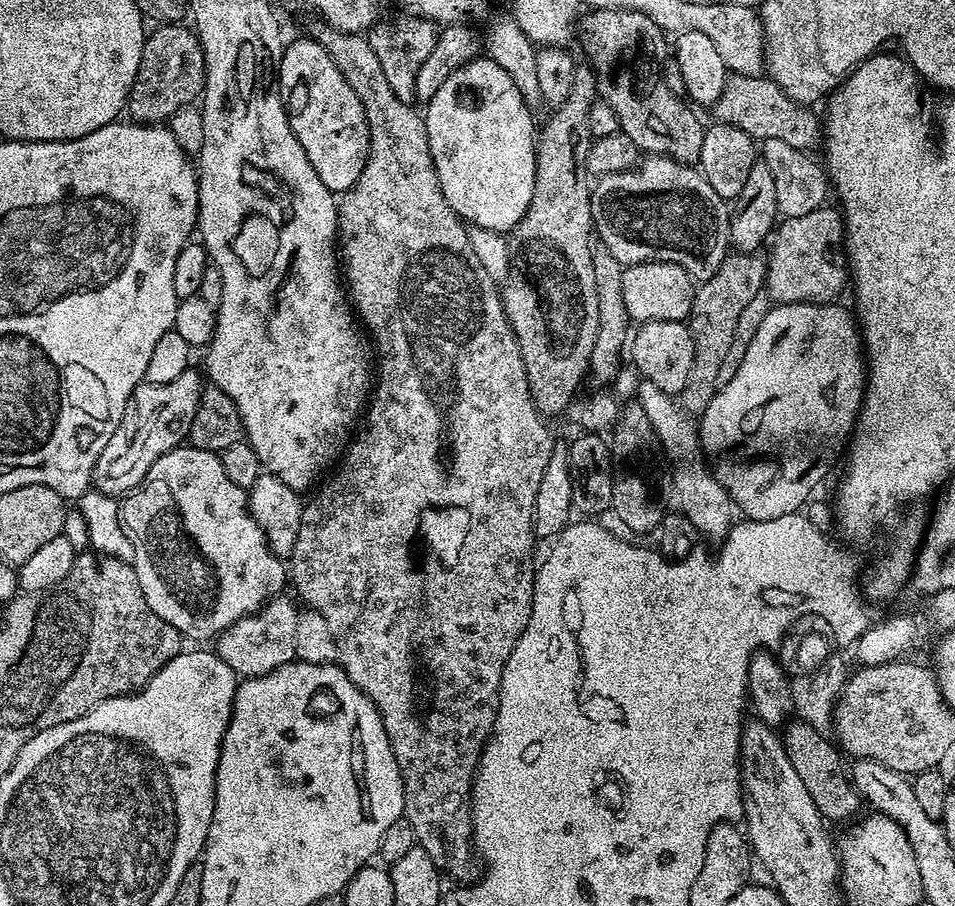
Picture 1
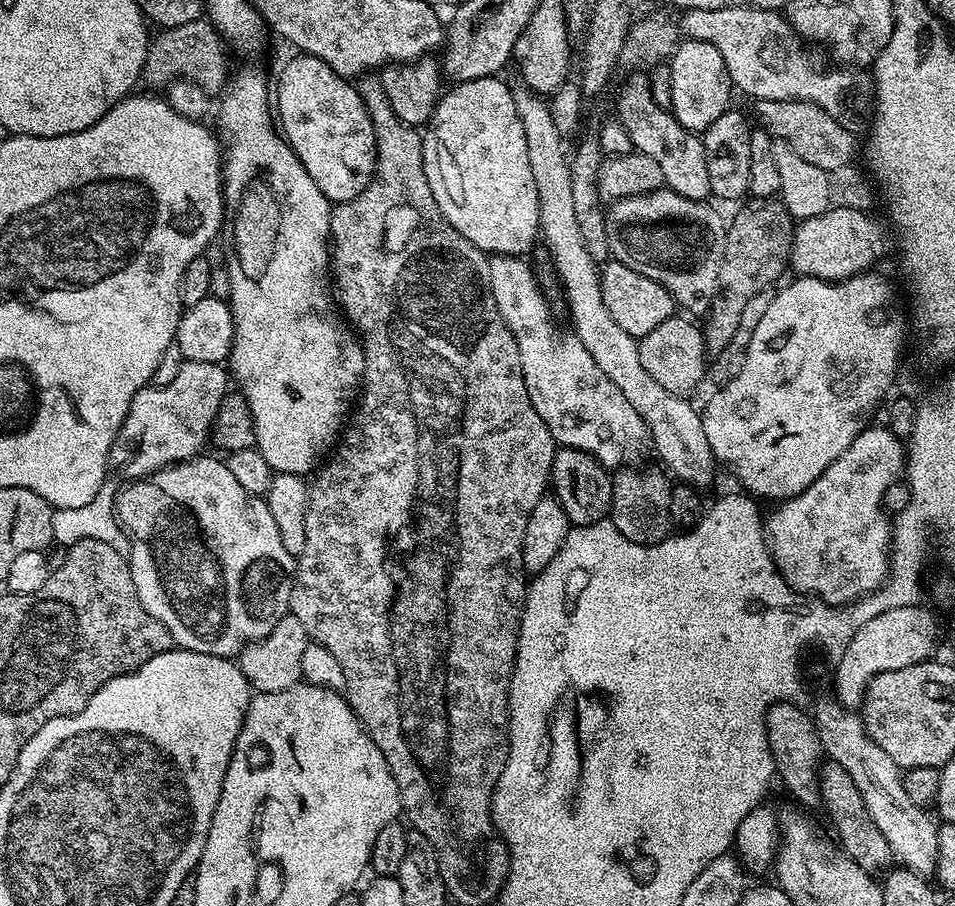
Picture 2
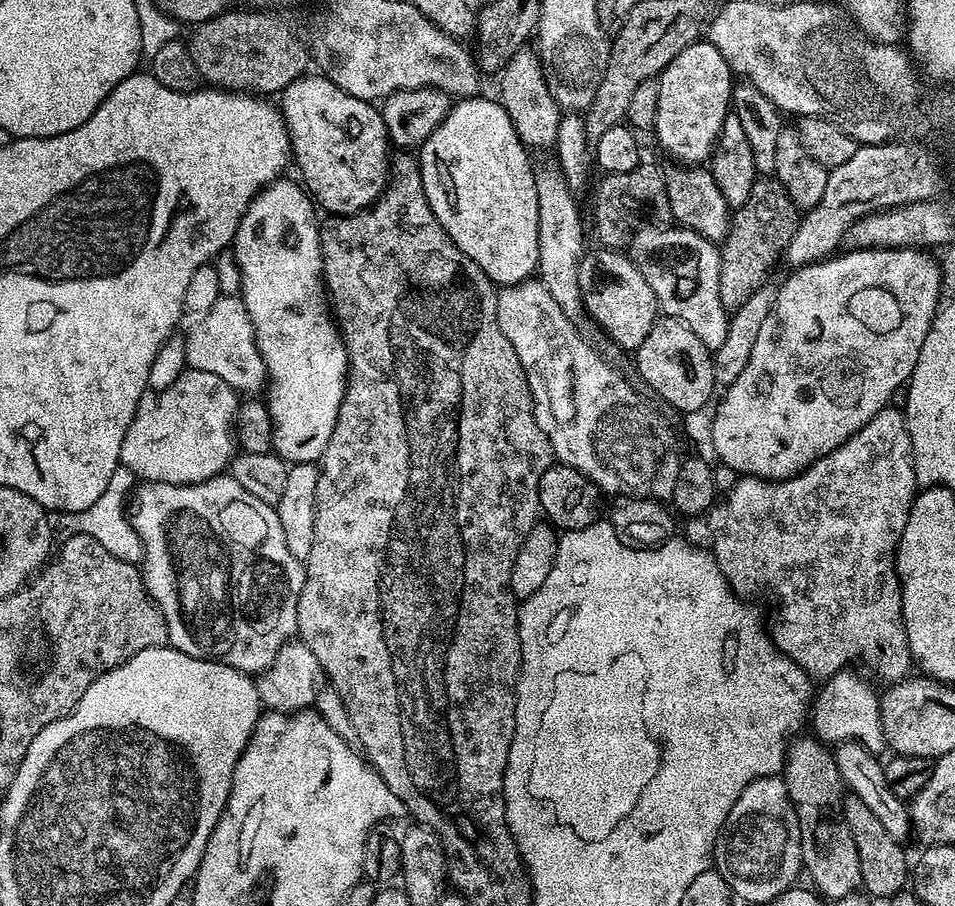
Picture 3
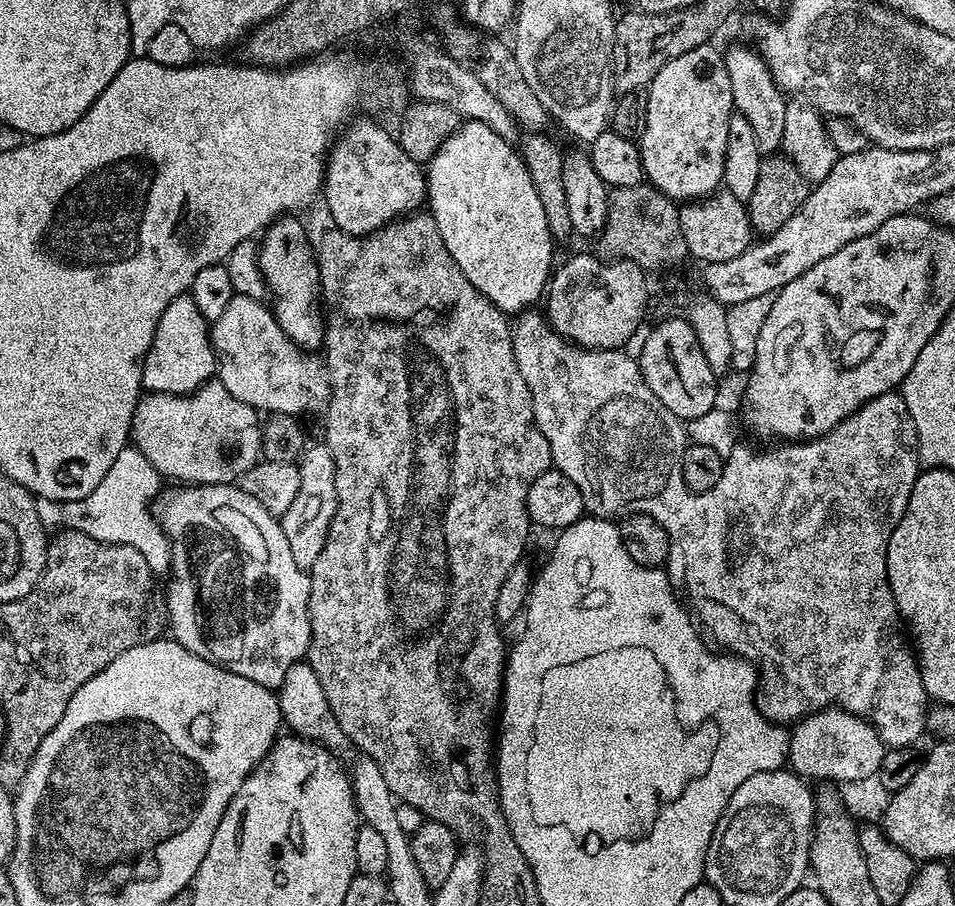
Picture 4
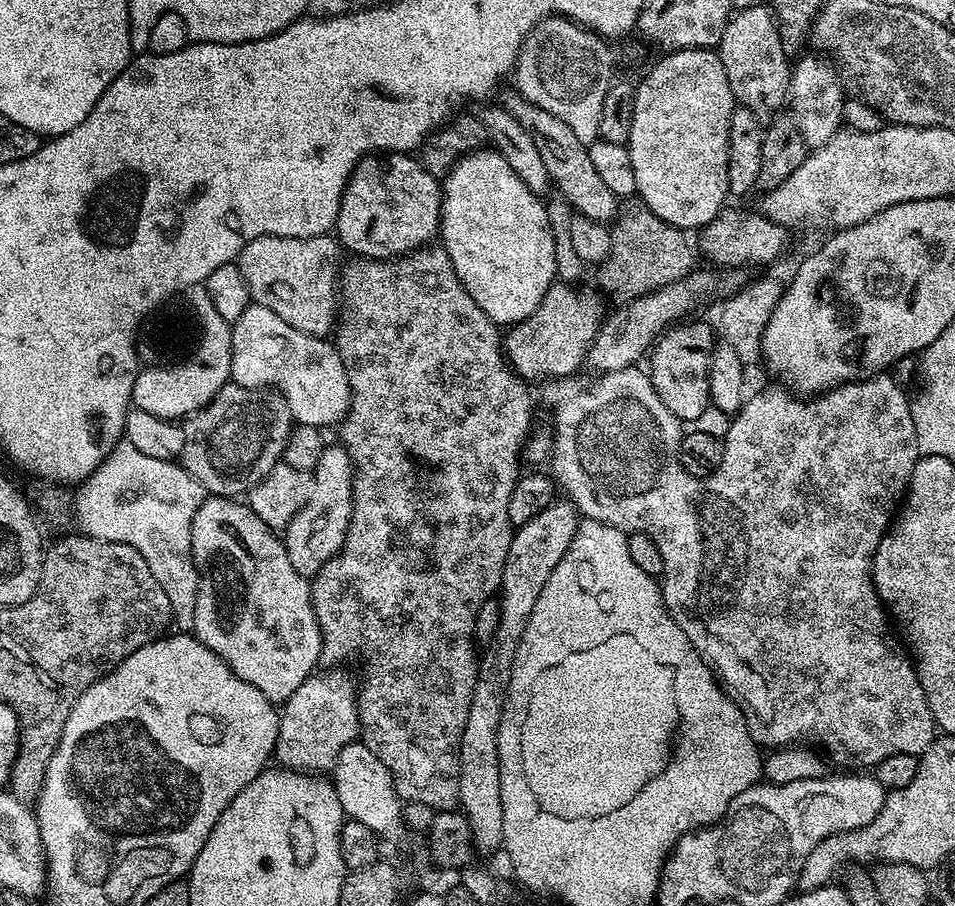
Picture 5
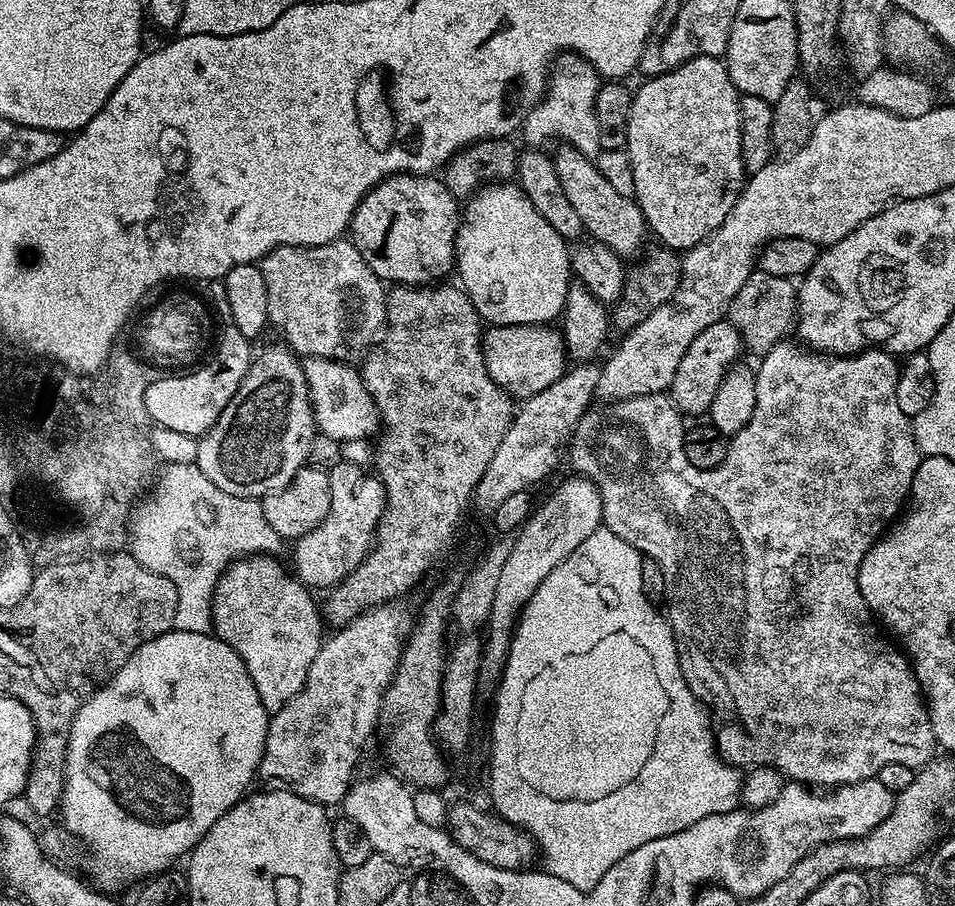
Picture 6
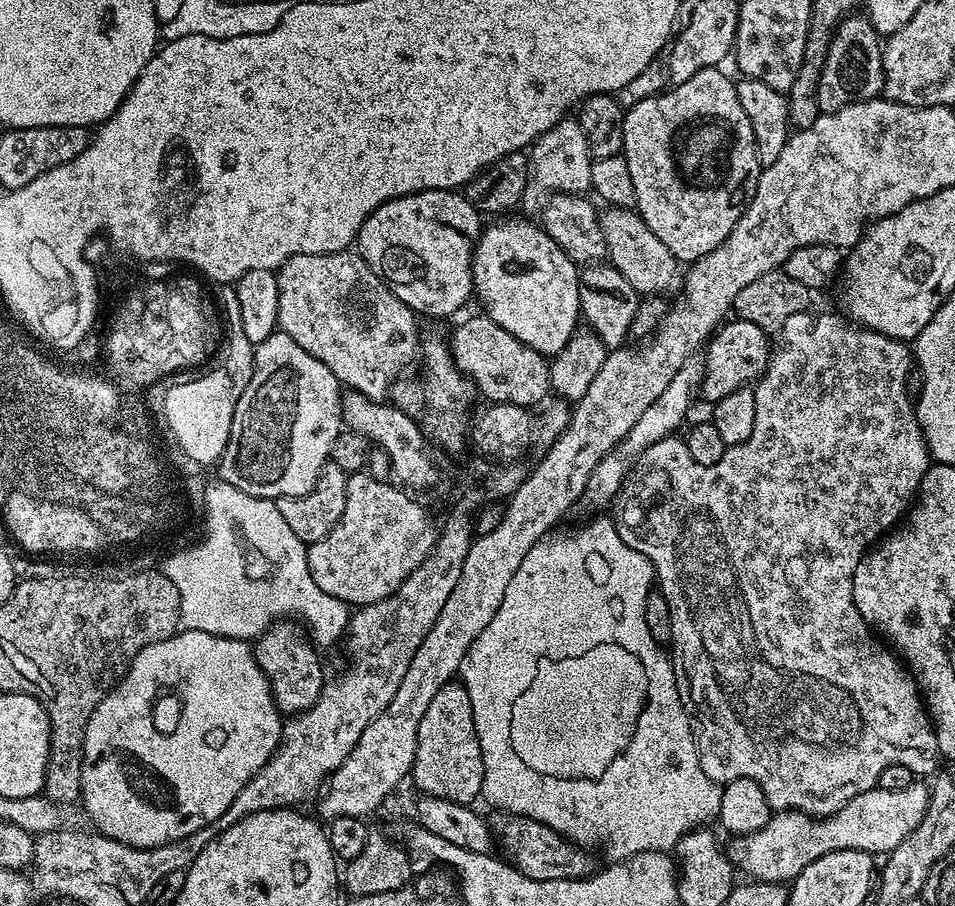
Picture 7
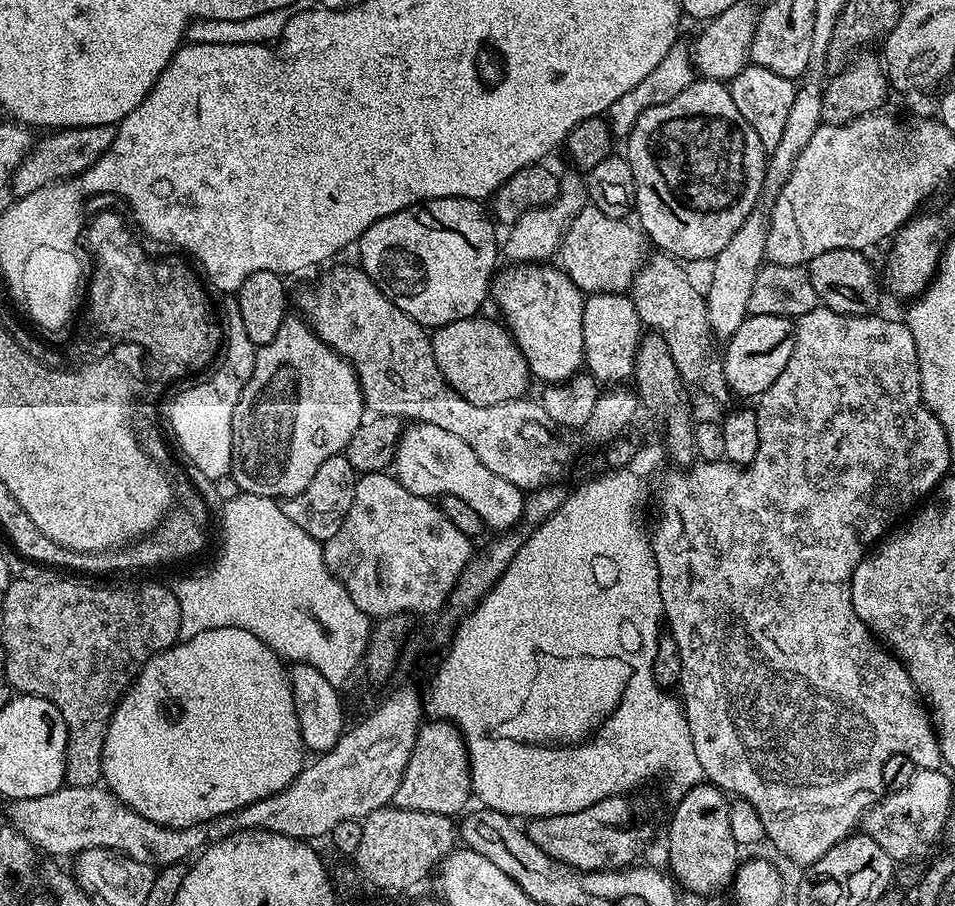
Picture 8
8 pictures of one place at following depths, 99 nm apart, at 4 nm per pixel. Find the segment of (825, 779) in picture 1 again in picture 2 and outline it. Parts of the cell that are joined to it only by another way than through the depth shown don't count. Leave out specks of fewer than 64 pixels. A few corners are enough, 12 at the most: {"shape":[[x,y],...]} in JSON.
{"shape":[[825,759],[820,803],[844,855],[880,874],[893,863],[854,778]]}

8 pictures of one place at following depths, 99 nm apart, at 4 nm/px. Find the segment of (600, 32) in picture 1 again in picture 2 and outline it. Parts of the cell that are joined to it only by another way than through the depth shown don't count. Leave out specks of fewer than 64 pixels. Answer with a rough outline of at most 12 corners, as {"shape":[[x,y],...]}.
{"shape":[[633,71],[615,115],[687,200],[712,196],[706,150]]}

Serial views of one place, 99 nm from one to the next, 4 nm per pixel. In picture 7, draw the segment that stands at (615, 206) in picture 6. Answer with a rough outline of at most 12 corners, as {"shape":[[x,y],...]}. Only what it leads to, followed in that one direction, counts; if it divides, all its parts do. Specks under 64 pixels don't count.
{"shape":[[639,212],[599,213],[607,259],[647,298],[684,286],[681,261]]}

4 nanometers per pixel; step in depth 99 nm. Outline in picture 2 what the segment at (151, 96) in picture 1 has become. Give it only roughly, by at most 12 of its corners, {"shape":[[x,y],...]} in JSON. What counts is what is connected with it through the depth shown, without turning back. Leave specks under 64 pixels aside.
{"shape":[[201,18],[149,43],[143,83],[192,80],[223,93],[224,39]]}

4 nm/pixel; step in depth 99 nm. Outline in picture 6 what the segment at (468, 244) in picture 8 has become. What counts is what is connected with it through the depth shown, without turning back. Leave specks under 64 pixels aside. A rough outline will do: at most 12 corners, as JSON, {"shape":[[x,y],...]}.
{"shape":[[385,178],[350,239],[378,279],[453,271],[458,197],[443,179]]}

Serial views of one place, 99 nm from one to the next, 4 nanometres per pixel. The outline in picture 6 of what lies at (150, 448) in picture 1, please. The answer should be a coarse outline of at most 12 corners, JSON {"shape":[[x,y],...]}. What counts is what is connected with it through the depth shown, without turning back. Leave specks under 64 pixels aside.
{"shape":[[291,348],[253,359],[197,439],[218,490],[260,500],[318,434]]}

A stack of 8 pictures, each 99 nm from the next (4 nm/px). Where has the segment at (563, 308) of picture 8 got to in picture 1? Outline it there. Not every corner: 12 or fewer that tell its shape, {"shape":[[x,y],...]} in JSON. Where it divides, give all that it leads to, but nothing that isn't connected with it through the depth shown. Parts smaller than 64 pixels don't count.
{"shape":[[487,58],[427,100],[450,210],[511,233],[534,194],[533,109]]}

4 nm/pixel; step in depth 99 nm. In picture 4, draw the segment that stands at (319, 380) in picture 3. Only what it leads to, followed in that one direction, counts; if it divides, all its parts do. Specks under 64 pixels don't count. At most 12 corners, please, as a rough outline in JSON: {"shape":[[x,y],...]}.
{"shape":[[300,218],[259,241],[278,326],[301,350],[324,343],[320,267]]}

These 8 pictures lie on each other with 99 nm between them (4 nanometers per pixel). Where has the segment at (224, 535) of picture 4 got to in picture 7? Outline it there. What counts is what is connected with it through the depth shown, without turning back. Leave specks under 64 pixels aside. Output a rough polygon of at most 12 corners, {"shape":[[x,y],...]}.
{"shape":[[299,623],[255,641],[282,714],[314,706],[326,673]]}

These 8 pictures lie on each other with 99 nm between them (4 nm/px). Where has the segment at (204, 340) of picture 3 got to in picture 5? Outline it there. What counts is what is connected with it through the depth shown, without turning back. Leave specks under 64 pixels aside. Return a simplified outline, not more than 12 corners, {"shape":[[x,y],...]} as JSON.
{"shape":[[249,303],[231,383],[280,392],[296,424],[339,425],[352,401],[335,343]]}

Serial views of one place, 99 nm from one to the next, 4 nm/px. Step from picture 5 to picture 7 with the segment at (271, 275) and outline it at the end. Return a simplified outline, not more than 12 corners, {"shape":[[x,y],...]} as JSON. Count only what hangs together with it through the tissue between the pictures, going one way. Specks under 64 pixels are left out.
{"shape":[[355,251],[276,272],[279,331],[383,401],[417,313]]}

